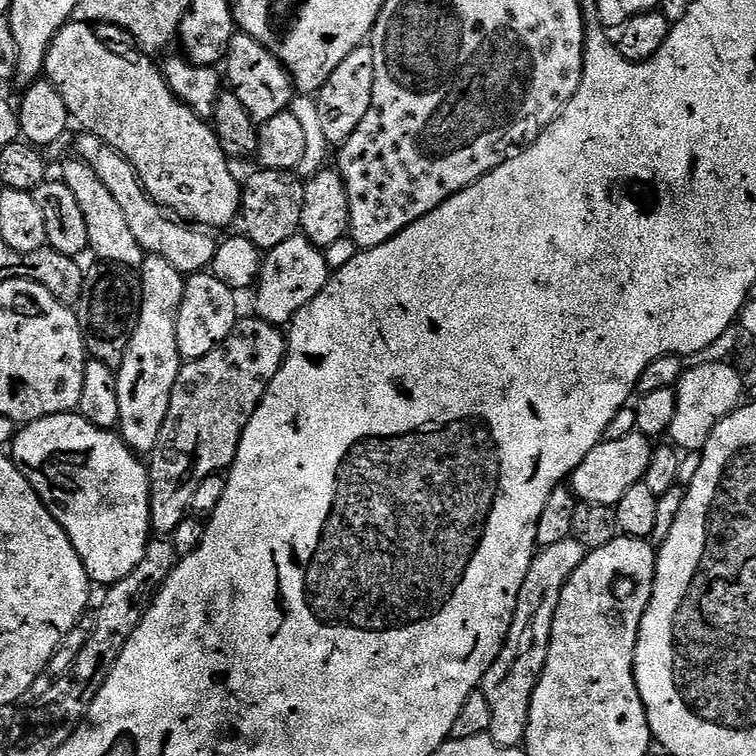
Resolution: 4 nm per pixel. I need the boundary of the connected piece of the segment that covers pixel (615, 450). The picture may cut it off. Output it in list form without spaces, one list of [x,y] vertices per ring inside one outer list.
[[[640,431],[632,432],[626,438],[604,440],[596,444],[594,450],[586,454],[586,458],[571,474],[570,487],[577,501],[615,506],[622,498],[622,494],[630,490],[630,486],[643,481],[652,462],[653,453],[653,441]]]

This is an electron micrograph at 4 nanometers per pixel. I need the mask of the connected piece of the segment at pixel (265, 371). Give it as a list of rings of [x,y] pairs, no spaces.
[[[259,318],[251,319],[237,319],[232,333],[218,347],[210,350],[210,354],[180,365],[180,373],[170,394],[170,410],[166,414],[162,434],[158,434],[156,448],[150,454],[148,468],[150,518],[153,533],[157,537],[168,538],[174,530],[178,530],[178,526],[189,515],[195,491],[206,478],[231,468],[232,463],[236,461],[242,434],[250,418],[254,418],[270,382],[274,382],[278,370],[284,365],[284,359],[288,356],[285,333],[270,322]]]

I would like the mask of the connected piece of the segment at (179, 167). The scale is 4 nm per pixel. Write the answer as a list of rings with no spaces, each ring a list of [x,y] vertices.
[[[70,22],[61,28],[48,47],[43,75],[58,90],[58,94],[62,94],[62,102],[66,102],[69,117],[75,123],[77,120],[83,131],[93,132],[128,159],[142,186],[148,191],[148,197],[161,208],[208,230],[228,228],[235,220],[237,223],[241,215],[242,184],[240,180],[236,181],[228,165],[229,153],[225,145],[221,144],[215,127],[172,93],[163,71],[148,61],[151,59],[127,60],[111,52],[96,37],[96,32],[97,29],[87,22]]]

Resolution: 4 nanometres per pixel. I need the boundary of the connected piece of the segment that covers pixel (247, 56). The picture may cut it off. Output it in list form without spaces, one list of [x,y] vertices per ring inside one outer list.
[[[237,31],[236,37],[233,38],[228,47],[227,64],[227,87],[234,94],[238,94],[238,99],[242,102],[242,106],[246,106],[252,121],[269,120],[274,118],[274,114],[282,114],[293,107],[292,92],[294,93],[294,85],[292,75],[284,69],[284,65],[273,52],[266,50],[266,46],[262,46],[254,38],[250,38],[244,32]]]

